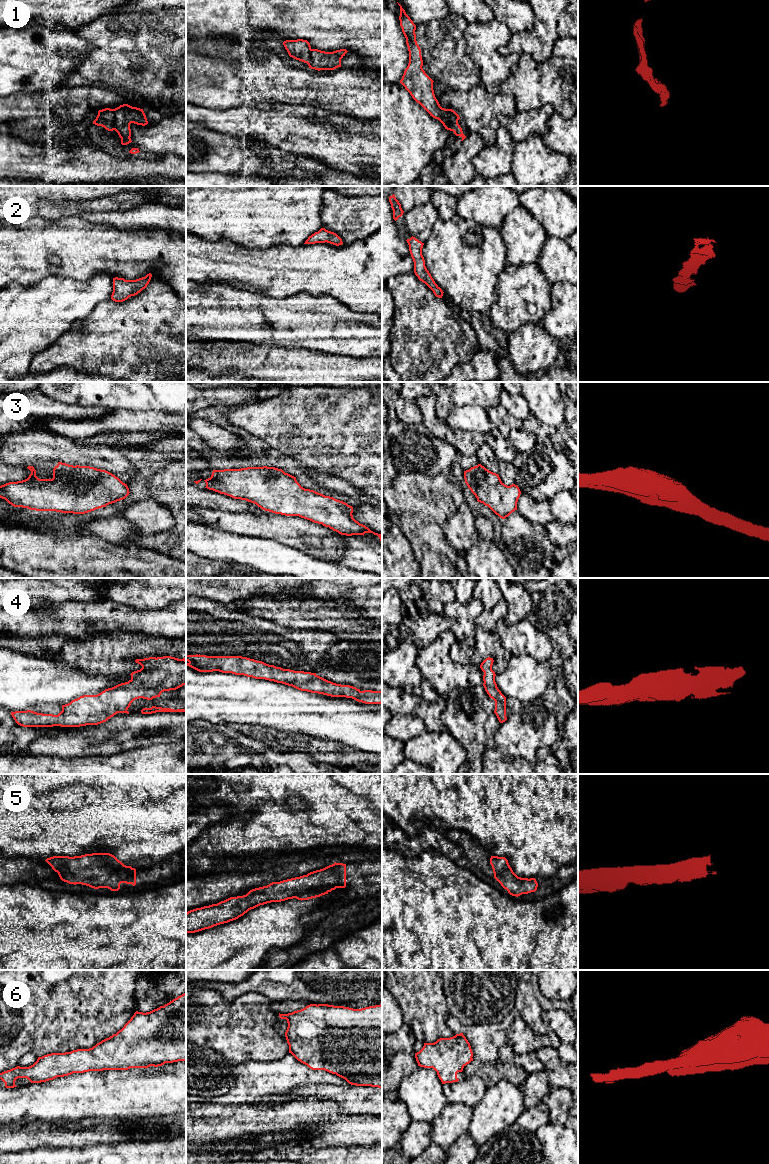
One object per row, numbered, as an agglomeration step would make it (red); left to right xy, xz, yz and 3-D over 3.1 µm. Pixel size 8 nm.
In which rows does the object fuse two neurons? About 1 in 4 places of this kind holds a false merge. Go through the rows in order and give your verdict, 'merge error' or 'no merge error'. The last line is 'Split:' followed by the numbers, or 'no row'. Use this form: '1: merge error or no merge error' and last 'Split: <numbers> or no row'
1: merge error
2: no merge error
3: no merge error
4: no merge error
5: no merge error
6: no merge error
Split: 1

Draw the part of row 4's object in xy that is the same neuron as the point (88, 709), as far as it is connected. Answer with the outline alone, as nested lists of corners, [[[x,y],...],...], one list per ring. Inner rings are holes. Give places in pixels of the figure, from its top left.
[[[171,656],[149,657],[136,659],[140,664],[140,670],[132,672],[128,682],[118,684],[105,689],[97,695],[83,695],[70,703],[62,705],[62,711],[58,715],[37,713],[31,710],[11,712],[15,722],[23,727],[80,727],[86,725],[98,725],[106,722],[117,713],[127,713],[131,703],[139,698],[152,700],[160,697],[164,691],[176,690],[186,685],[186,659],[178,659]]]

